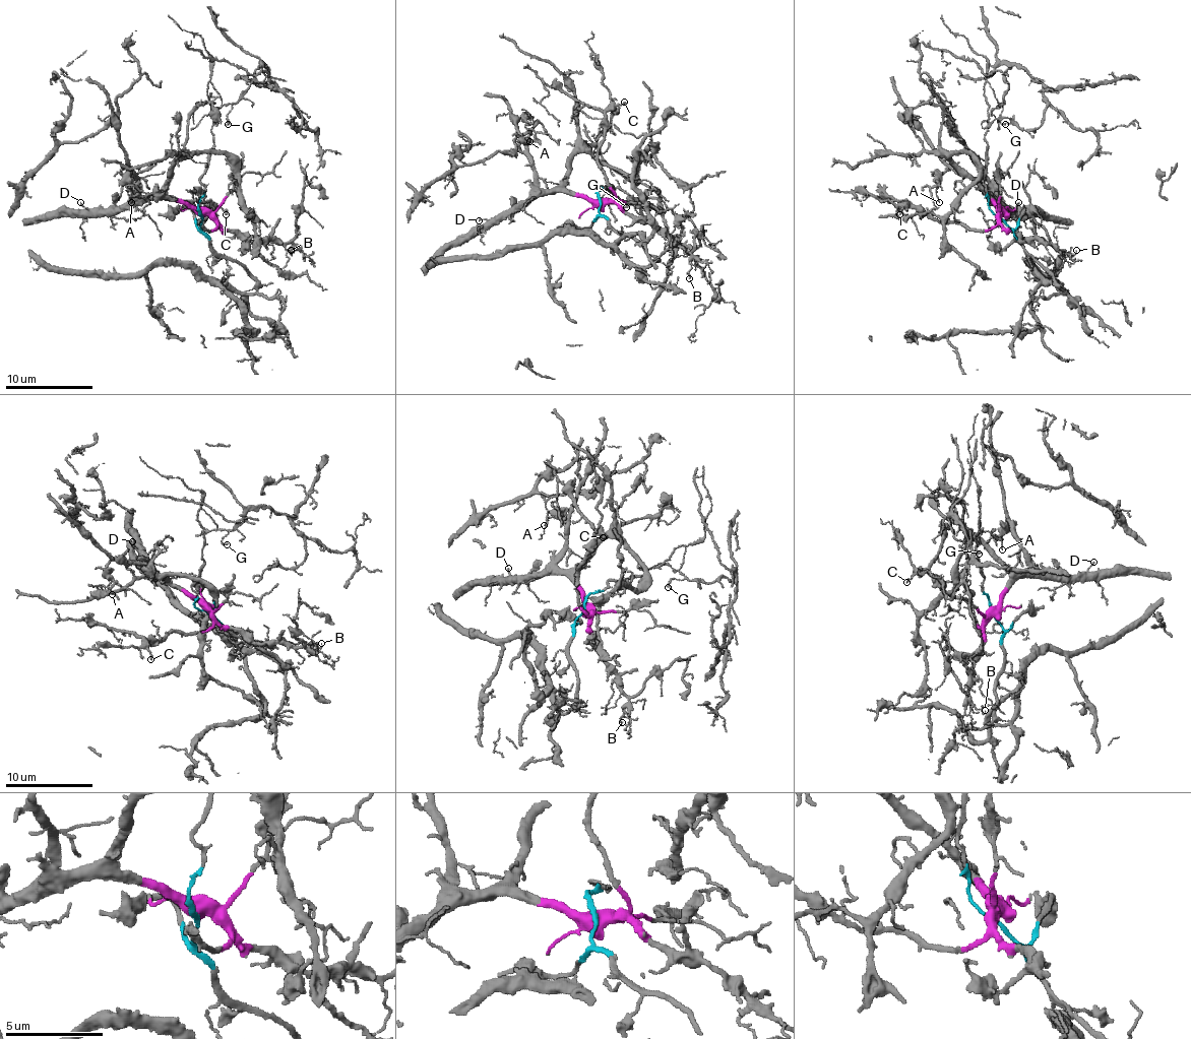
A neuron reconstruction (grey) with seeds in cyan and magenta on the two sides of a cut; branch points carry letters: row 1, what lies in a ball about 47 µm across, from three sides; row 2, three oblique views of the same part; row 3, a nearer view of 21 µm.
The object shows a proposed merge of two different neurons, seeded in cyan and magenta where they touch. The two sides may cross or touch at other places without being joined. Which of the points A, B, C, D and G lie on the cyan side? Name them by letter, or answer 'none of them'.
G

